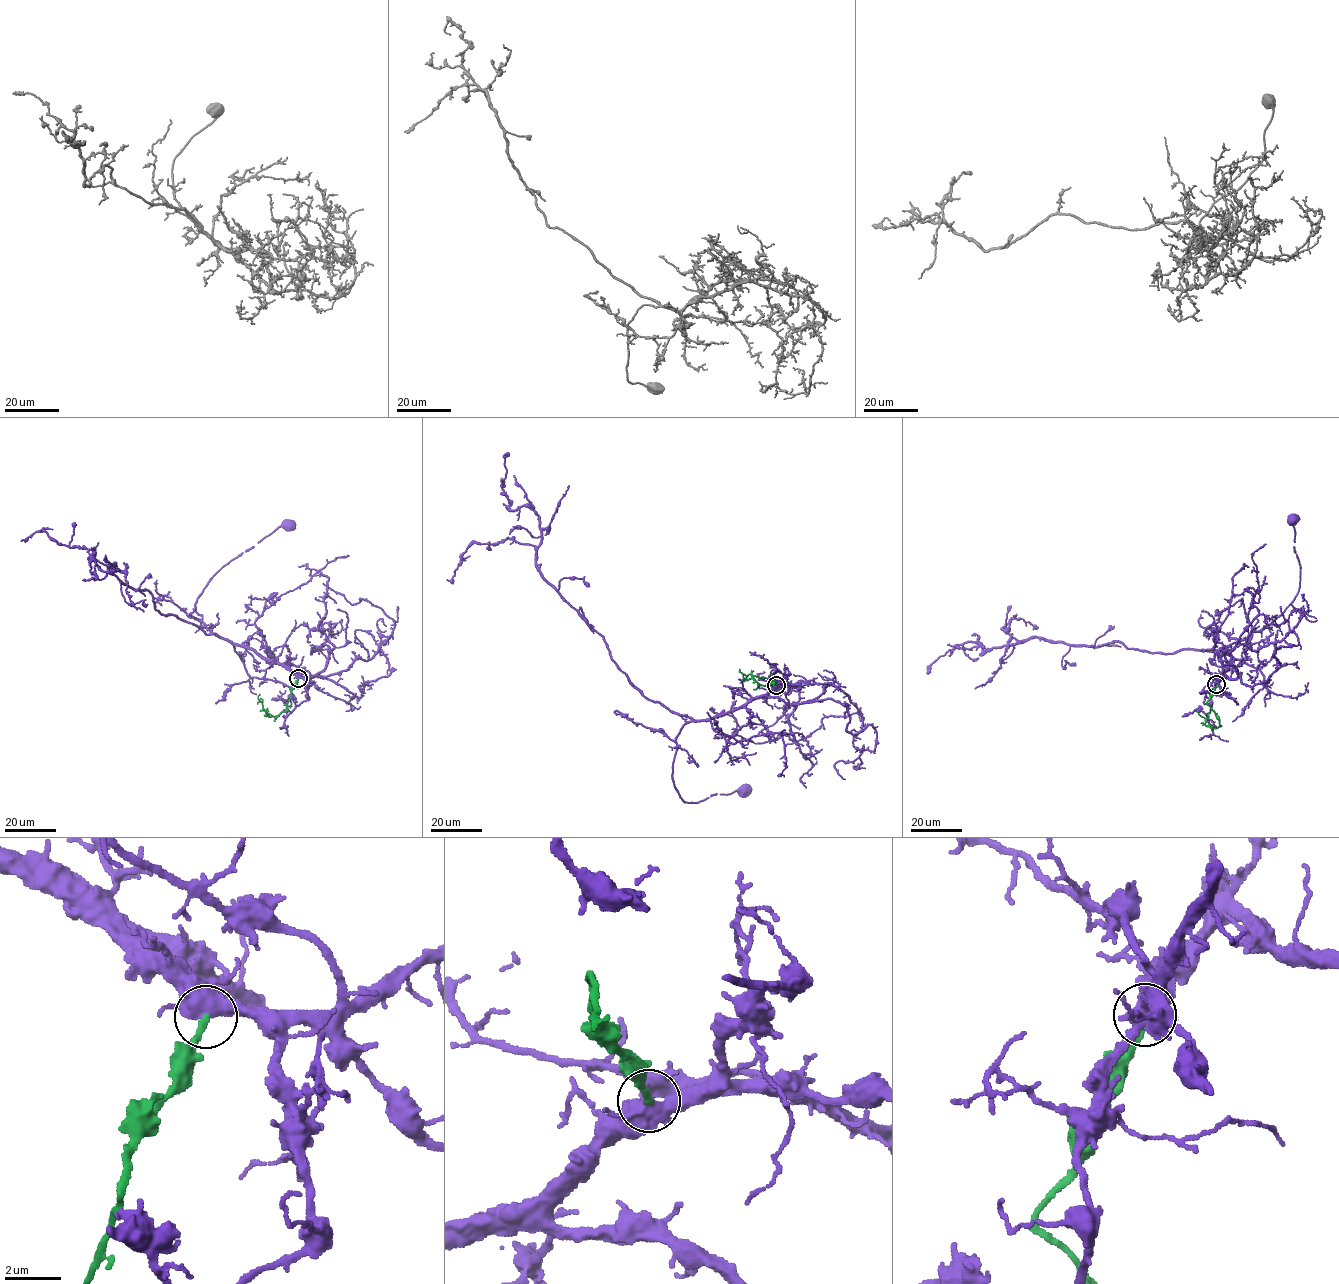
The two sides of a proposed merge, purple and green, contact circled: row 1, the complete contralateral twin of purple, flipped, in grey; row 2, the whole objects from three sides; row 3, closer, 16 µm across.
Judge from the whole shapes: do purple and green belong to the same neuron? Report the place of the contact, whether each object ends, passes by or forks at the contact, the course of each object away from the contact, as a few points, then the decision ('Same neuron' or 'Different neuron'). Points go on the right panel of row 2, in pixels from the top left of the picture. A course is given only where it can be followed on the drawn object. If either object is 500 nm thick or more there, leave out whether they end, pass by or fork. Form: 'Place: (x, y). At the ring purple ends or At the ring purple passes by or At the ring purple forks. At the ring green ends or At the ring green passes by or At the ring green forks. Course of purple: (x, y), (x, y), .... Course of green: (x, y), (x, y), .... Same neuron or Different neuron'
Place: (1216, 684). At the ring purple forks. At the ring green ends. Course of purple: (1217, 684), (1232, 658), (1229, 652), (1251, 633), (1267, 627), (1298, 593), (1301, 571), (1293, 547), (1294, 519). Course of green: (1217, 684), (1207, 703), (1219, 720), (1219, 726), (1207, 726), (1205, 718), (1196, 711). Same neuron

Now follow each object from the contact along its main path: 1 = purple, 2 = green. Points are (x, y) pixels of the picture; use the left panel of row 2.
1: (298, 678), (249, 649), (219, 638), (201, 621), (194, 604), (223, 567), (278, 527), (289, 525)
2: (298, 678), (286, 708), (274, 716), (269, 717), (263, 708), (259, 694)

